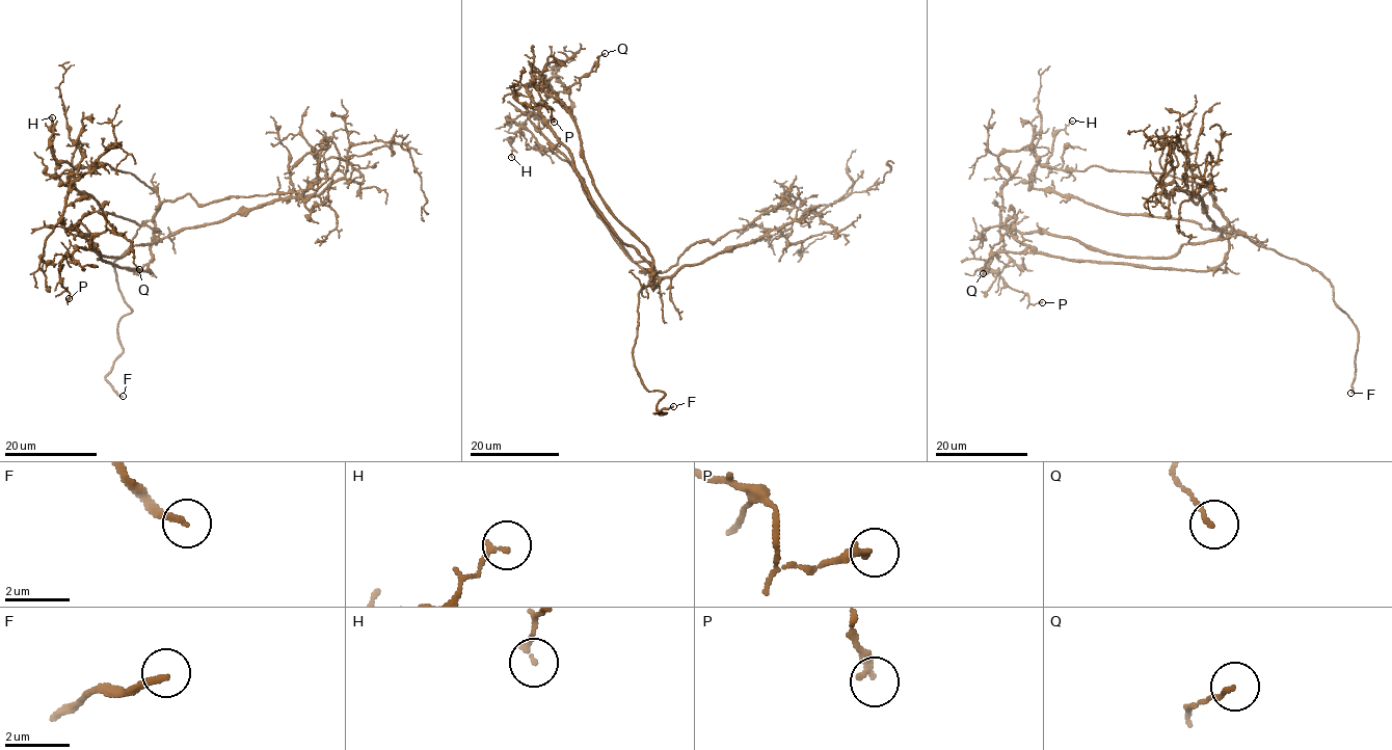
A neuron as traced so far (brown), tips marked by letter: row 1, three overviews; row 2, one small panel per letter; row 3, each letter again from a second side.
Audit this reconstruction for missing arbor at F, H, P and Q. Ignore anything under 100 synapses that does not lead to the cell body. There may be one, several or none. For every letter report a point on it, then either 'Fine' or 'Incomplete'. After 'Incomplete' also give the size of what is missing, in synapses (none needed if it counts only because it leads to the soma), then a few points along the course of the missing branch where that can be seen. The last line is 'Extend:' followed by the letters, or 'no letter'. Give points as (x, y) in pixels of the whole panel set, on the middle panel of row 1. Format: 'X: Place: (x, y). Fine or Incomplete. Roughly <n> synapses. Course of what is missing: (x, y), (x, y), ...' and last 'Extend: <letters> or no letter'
F: Place: (673, 406). Incomplete. Course of what is missing: (673, 406), (668, 406), (660, 413), (592, 420), (591, 427), (586, 429)
H: Place: (511, 157). Fine
P: Place: (554, 122). Fine
Q: Place: (605, 53). Fine
Extend: F

